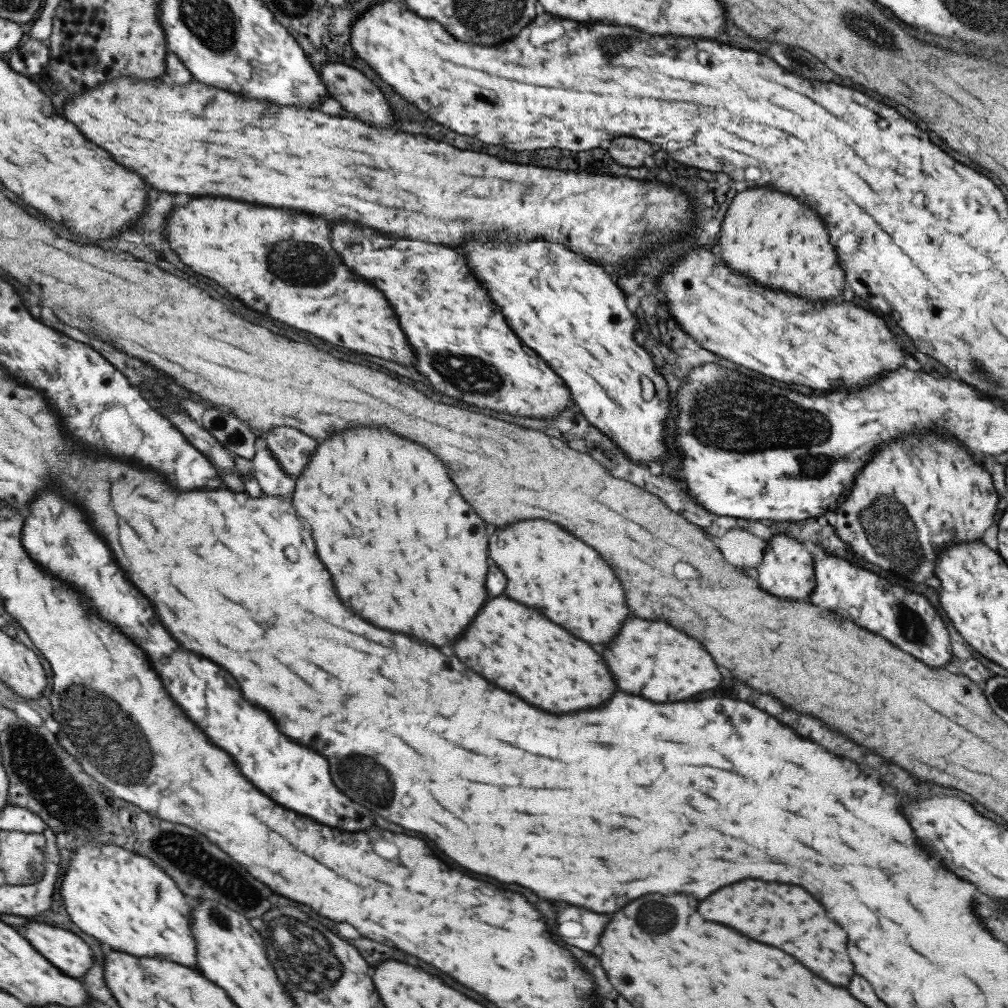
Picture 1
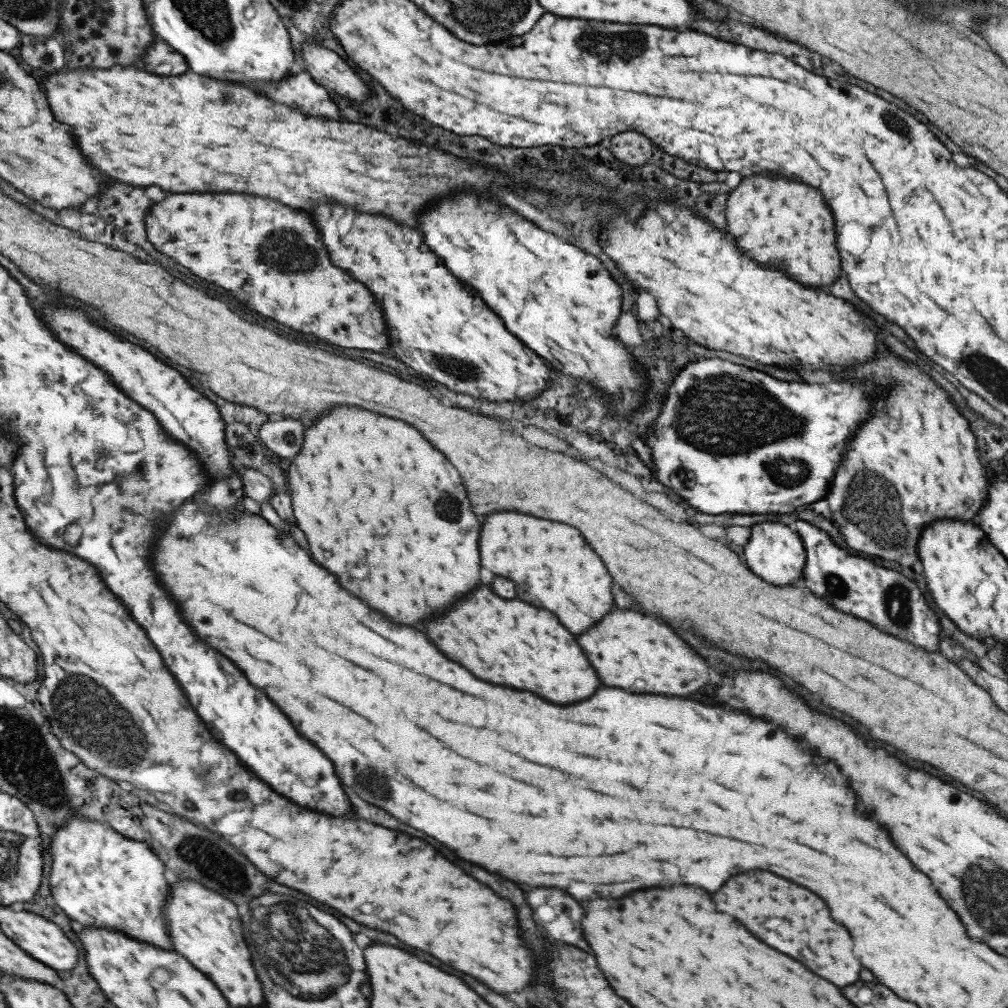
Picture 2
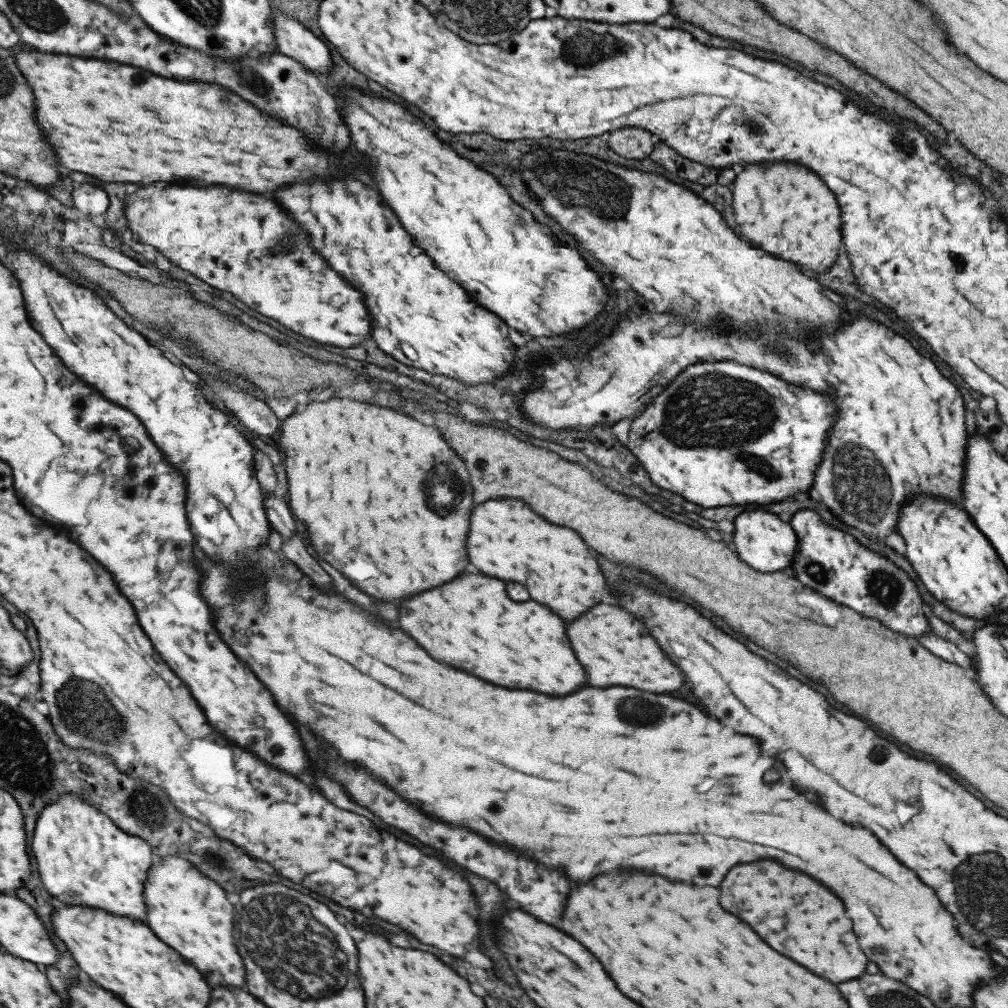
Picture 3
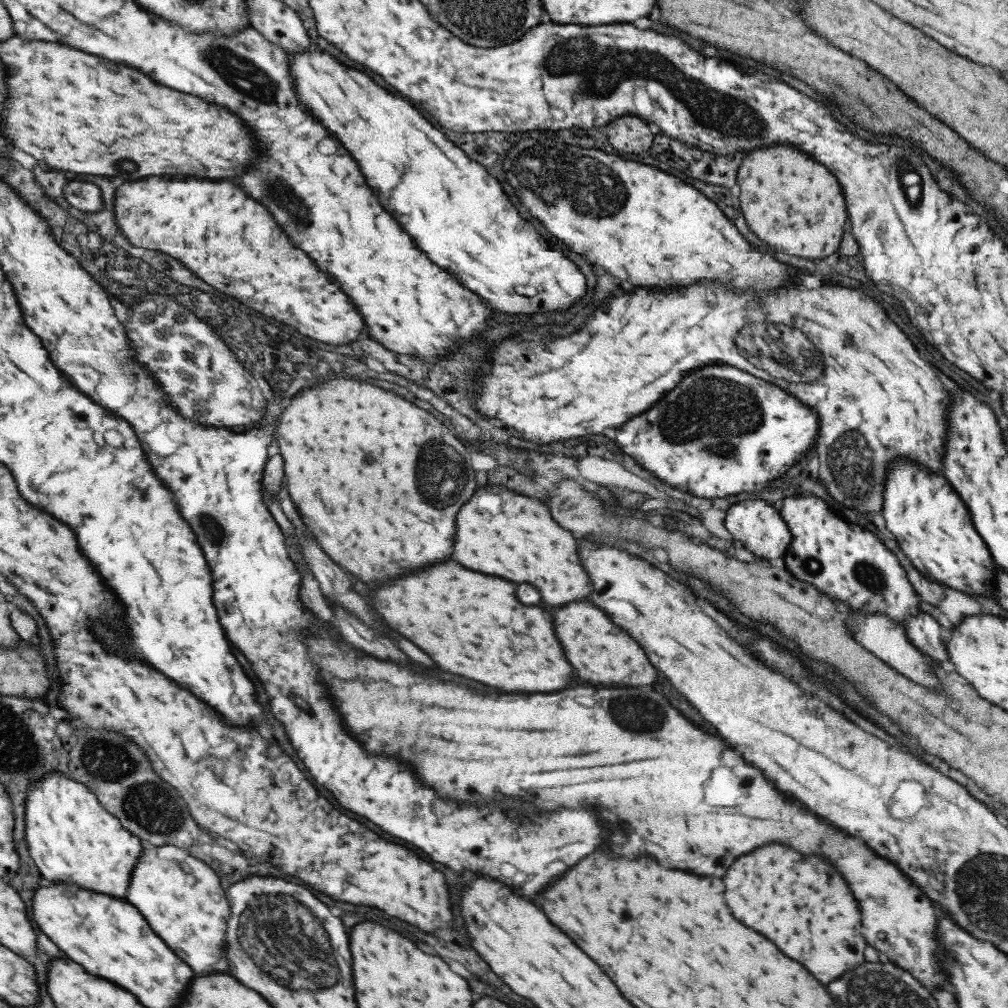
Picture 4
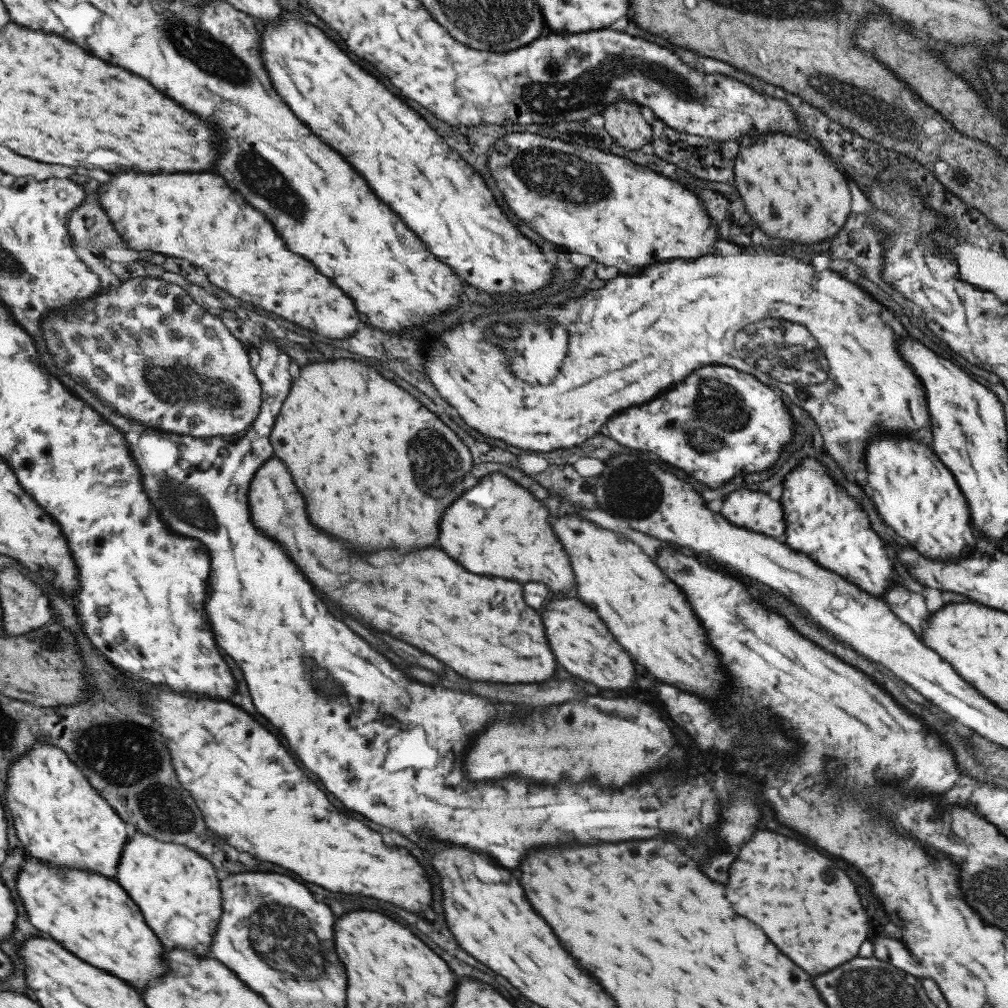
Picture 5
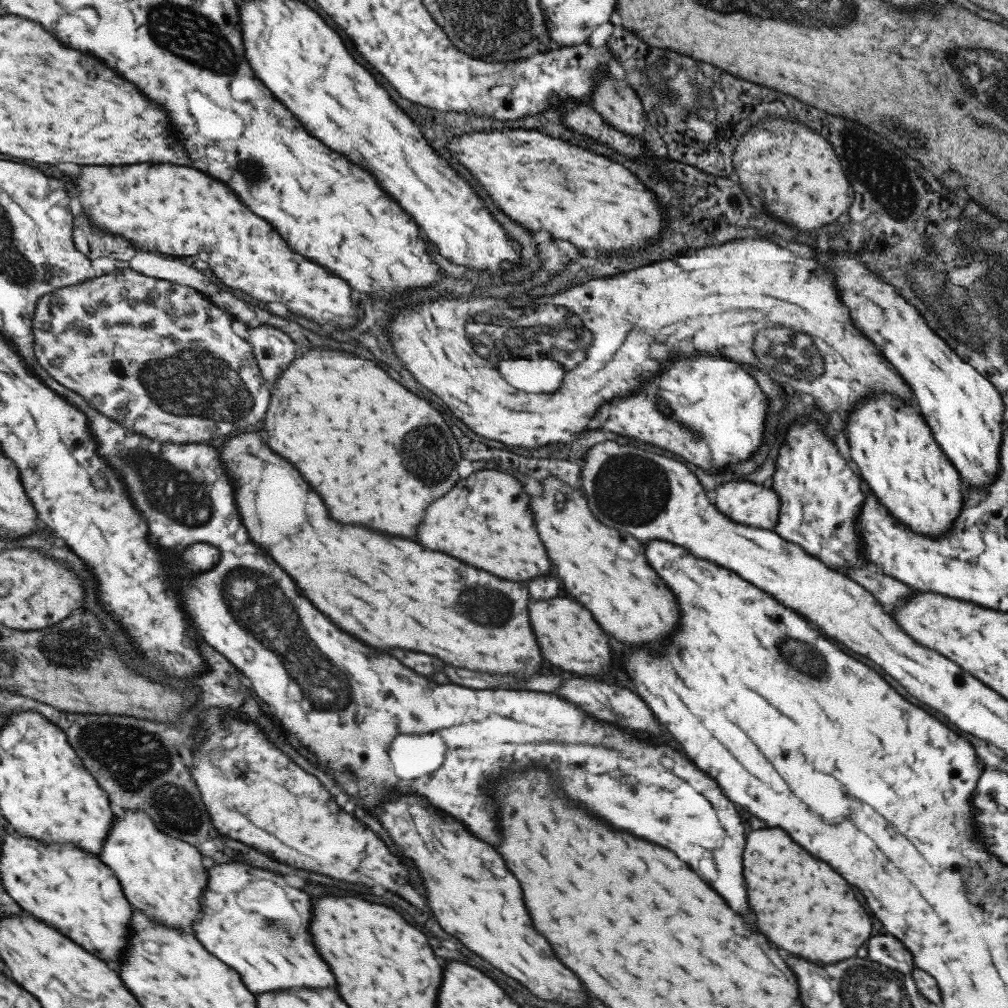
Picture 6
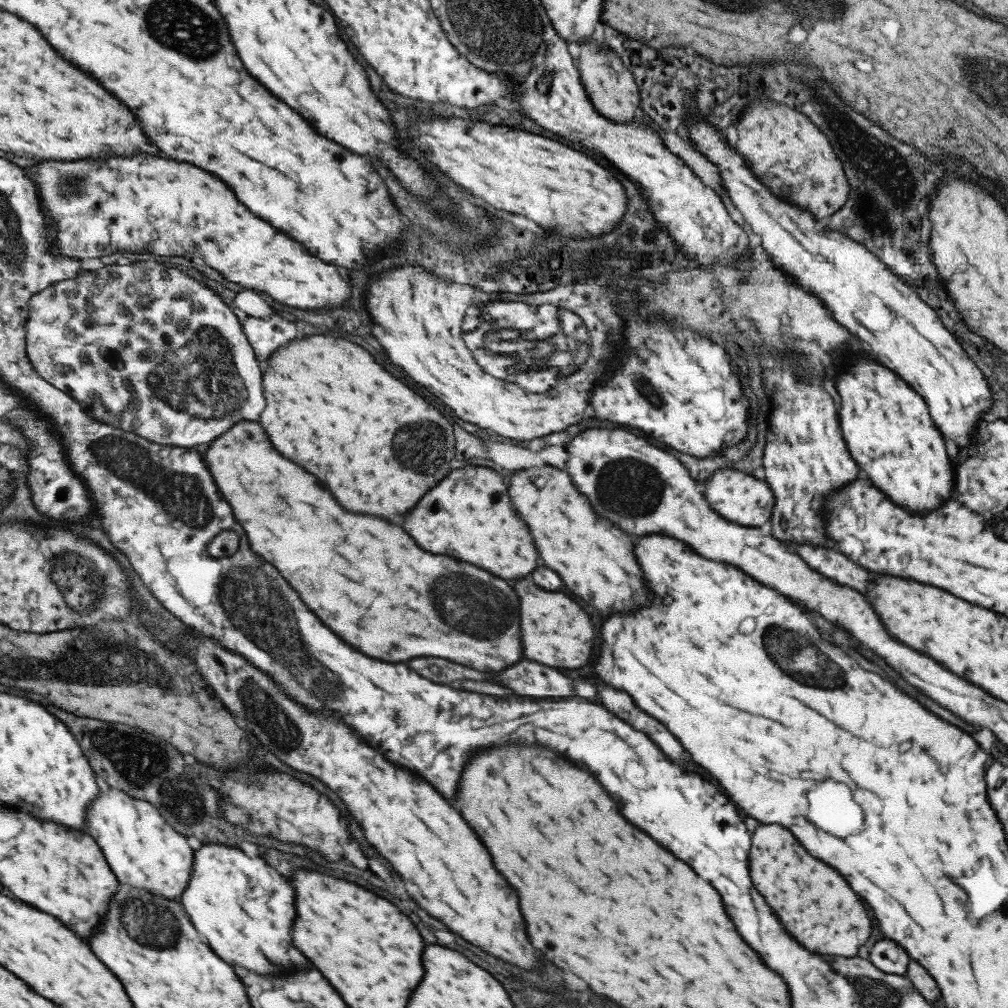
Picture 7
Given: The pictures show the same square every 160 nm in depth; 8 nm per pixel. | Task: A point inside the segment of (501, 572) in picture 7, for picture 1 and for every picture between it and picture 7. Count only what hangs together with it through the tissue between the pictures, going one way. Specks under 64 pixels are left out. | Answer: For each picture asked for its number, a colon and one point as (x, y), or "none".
1: (573, 587)
2: (548, 558)
3: (506, 540)
4: (502, 534)
5: (496, 527)
6: (483, 521)

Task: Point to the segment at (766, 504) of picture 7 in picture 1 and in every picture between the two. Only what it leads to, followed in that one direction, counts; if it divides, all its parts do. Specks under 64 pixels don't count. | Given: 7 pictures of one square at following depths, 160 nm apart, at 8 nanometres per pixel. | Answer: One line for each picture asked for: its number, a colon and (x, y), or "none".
1: (786, 570)
2: (775, 553)
3: (767, 544)
4: (756, 525)
5: (754, 511)
6: (744, 503)

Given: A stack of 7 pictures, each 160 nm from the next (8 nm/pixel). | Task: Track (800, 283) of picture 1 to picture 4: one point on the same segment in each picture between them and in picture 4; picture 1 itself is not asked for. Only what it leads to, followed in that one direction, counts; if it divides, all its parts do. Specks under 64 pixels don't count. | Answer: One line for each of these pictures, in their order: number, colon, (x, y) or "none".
2: (794, 233)
3: (784, 209)
4: (790, 202)

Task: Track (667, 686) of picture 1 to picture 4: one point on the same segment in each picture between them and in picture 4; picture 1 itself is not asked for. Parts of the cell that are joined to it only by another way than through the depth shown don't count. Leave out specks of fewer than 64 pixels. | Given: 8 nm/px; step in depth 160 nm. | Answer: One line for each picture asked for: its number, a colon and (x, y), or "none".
2: (629, 650)
3: (614, 649)
4: (600, 653)

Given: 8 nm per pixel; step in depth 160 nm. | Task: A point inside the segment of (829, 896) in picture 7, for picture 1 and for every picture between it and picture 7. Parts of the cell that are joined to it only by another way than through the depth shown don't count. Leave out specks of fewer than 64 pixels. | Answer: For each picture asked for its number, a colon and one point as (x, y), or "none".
1: (752, 907)
2: (756, 899)
3: (798, 918)
4: (785, 897)
5: (775, 882)
6: (803, 907)

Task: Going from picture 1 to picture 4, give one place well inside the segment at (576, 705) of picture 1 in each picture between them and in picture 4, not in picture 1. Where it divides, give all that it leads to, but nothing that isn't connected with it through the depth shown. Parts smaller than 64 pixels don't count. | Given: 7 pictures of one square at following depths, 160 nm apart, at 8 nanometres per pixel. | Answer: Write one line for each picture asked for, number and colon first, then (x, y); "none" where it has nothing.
2: (508, 642)
3: (470, 622)
4: (470, 624)

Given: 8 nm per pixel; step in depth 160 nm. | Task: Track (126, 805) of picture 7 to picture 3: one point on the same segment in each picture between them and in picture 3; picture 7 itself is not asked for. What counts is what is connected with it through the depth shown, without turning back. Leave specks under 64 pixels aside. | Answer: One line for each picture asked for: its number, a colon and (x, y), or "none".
3: (189, 911)
4: (182, 896)
5: (179, 891)
6: (165, 876)

